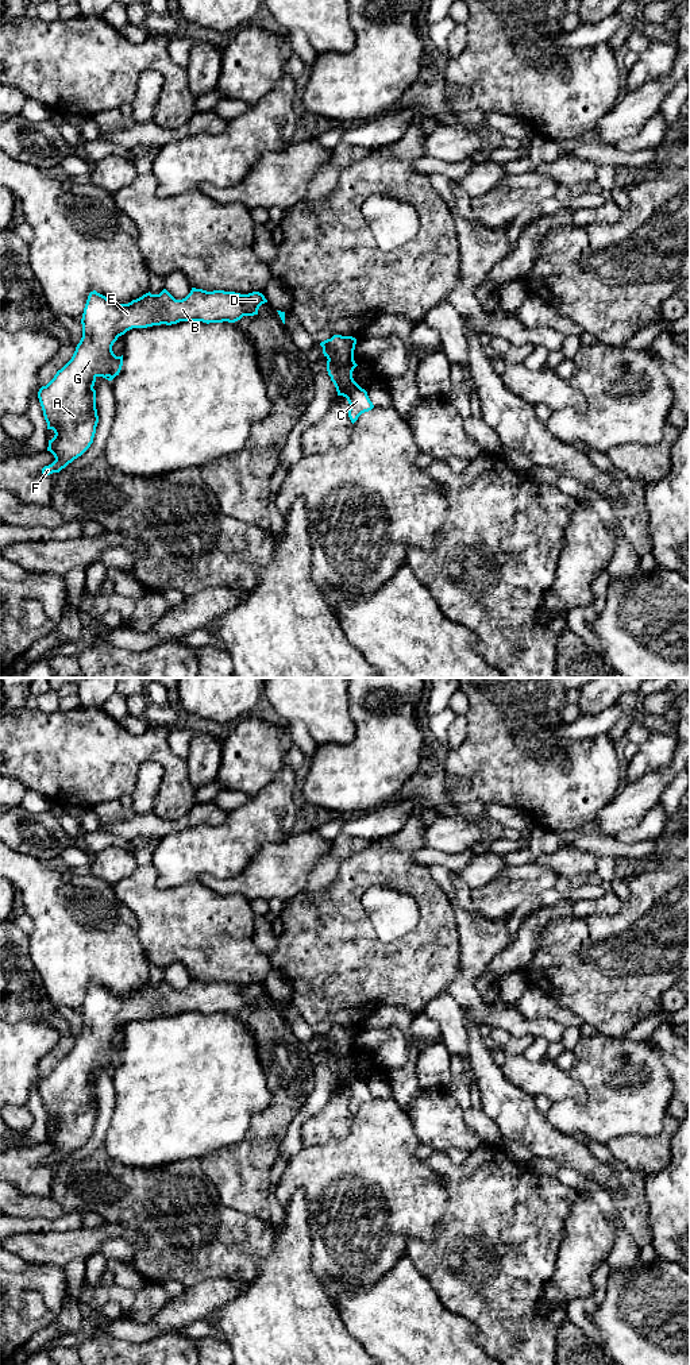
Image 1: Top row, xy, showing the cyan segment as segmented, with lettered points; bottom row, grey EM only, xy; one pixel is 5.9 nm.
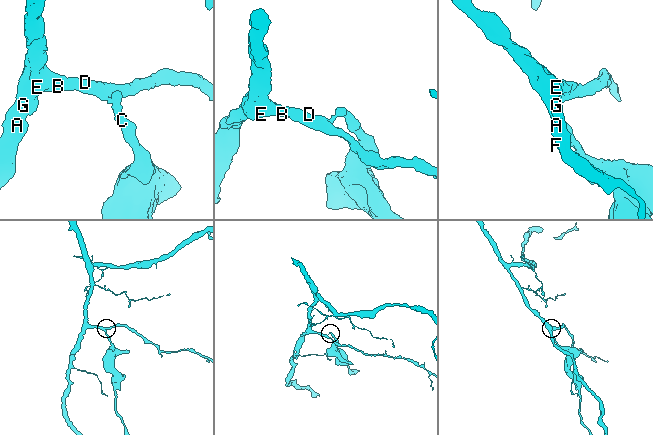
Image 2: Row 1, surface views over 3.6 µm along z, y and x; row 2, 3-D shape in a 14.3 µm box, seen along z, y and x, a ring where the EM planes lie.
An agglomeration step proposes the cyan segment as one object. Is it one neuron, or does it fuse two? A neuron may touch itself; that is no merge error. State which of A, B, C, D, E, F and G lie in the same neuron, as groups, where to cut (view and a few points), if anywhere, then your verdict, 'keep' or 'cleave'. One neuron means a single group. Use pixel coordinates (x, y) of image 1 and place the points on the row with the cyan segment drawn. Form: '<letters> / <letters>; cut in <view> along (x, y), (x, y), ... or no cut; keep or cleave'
A B D E F G / C; cut in xy along (324, 340), (327, 355); cleave

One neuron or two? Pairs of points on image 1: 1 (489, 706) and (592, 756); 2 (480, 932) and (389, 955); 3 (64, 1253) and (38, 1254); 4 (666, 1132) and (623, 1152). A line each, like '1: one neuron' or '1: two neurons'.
1: one neuron
2: two neurons
3: one neuron
4: one neuron

